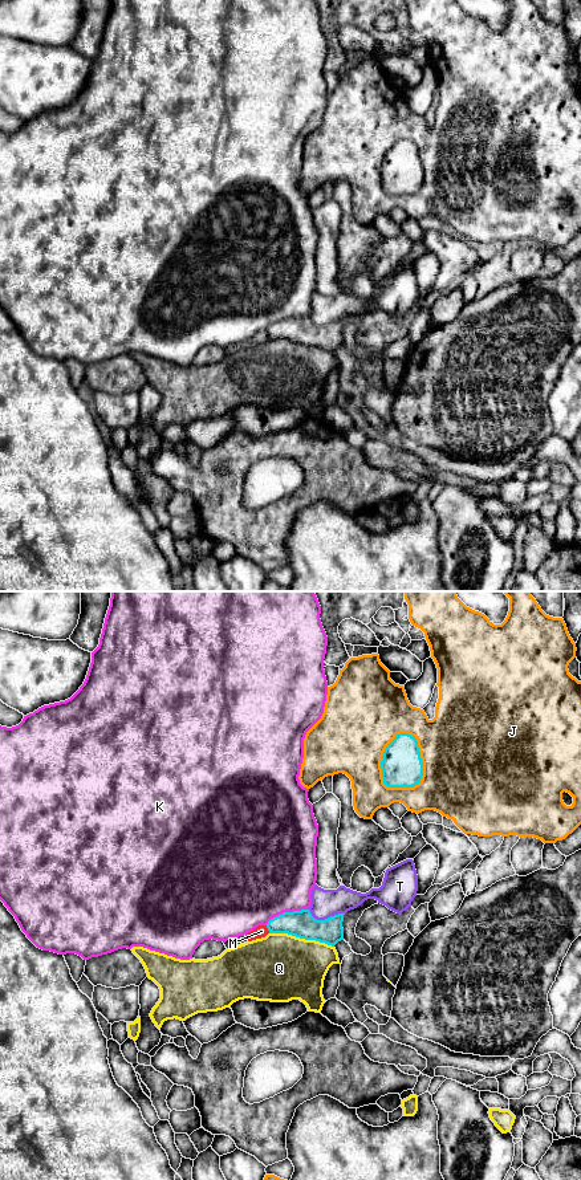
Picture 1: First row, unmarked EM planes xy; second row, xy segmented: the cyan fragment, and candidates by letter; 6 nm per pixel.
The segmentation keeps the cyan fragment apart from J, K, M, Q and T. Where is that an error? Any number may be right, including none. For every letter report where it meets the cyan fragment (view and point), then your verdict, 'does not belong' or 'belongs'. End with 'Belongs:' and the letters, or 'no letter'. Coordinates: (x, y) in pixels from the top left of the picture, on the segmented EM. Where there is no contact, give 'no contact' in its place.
J: contact xy (382, 756); does not belong
K: contact xy (287, 912); does not belong
M: contact xy (268, 930); does not belong
Q: contact xy (301, 938); does not belong
T: contact xy (325, 919); does not belong
Belongs: no letter

